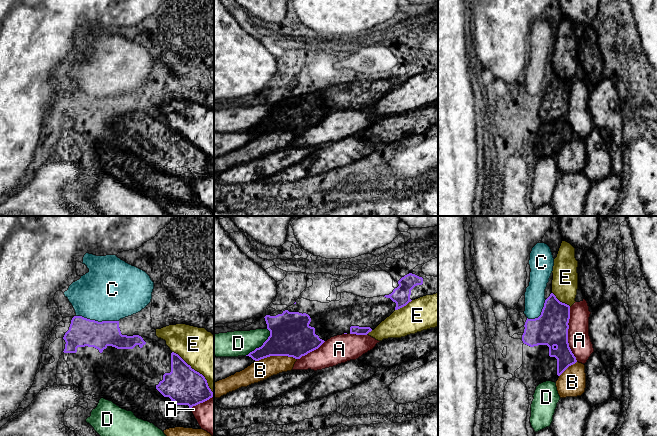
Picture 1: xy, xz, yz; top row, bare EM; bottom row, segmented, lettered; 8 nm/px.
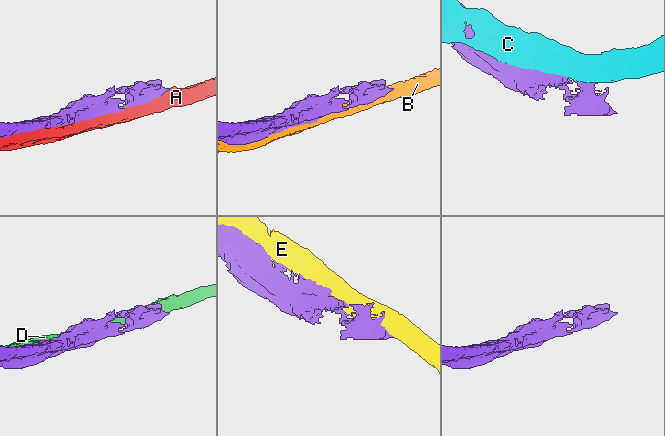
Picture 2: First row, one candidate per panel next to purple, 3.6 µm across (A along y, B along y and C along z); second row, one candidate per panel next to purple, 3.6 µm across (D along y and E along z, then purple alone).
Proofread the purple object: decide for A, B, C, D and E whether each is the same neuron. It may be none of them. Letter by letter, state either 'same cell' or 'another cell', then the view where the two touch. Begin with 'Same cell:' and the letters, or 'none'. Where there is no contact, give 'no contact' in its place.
Same cell: none
A: another cell; meets purple in yz
B: another cell; meets purple in xz
C: another cell; meets purple in xy
D: another cell; meets purple in xz
E: another cell; meets purple in xy

